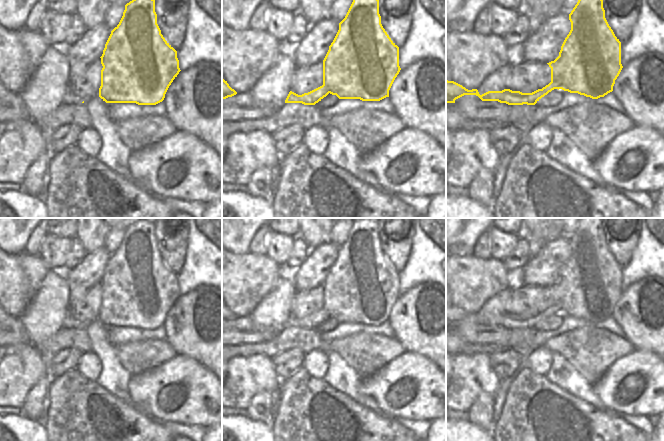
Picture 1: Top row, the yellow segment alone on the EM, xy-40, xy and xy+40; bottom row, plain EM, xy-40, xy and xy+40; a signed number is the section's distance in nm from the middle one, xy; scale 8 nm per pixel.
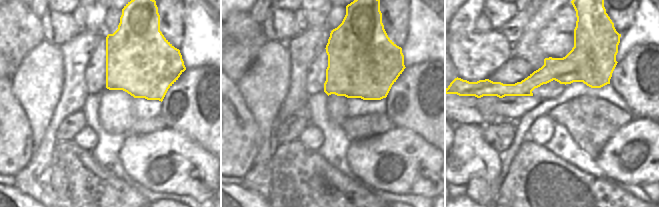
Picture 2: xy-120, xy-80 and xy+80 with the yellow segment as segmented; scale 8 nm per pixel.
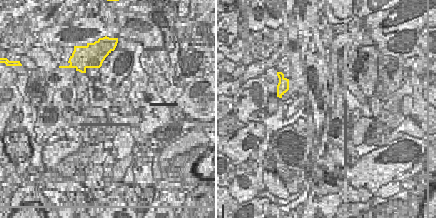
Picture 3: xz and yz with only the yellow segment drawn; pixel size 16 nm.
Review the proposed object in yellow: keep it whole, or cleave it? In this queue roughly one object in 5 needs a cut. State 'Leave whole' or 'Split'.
Split

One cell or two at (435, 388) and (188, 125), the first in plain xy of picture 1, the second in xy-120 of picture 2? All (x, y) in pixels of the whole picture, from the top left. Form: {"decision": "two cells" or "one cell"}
{"decision": "two cells"}

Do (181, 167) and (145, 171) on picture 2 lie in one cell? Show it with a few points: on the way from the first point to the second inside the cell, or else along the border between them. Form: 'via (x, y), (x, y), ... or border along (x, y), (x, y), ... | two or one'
via (172, 159), (154, 162) | one

